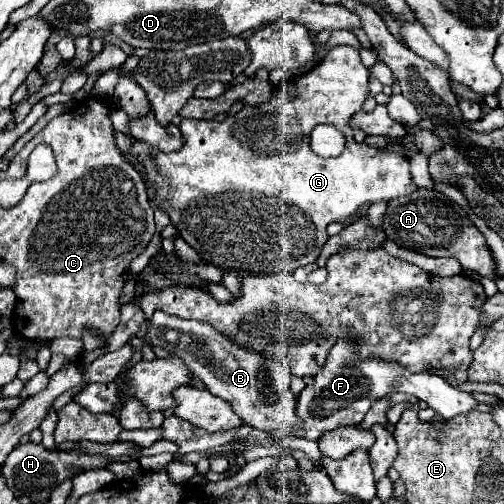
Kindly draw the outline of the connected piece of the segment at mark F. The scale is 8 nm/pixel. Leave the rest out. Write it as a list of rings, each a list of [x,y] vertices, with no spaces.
[[[339,338],[329,350],[323,368],[313,376],[313,380],[305,386],[305,390],[299,396],[297,416],[301,416],[301,422],[303,422],[301,438],[317,440],[323,432],[333,430],[337,426],[359,424],[375,400],[393,392],[417,396],[421,402],[425,402],[445,420],[457,414],[471,412],[477,404],[471,394],[457,390],[455,386],[447,384],[441,376],[435,376],[429,372],[411,374],[403,370],[397,362],[387,362],[381,358],[361,358],[351,338]]]

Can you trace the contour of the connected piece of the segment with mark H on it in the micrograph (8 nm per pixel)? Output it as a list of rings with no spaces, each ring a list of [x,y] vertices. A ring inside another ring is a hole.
[[[31,441],[21,444],[19,443],[7,456],[5,464],[3,464],[3,476],[5,476],[5,484],[9,486],[9,490],[15,496],[27,496],[31,498],[31,502],[43,502],[51,496],[51,492],[67,478],[73,478],[75,474],[87,472],[87,470],[99,470],[99,468],[107,468],[107,464],[111,462],[129,462],[133,458],[137,458],[139,452],[131,452],[131,454],[123,454],[117,458],[111,458],[107,454],[85,454],[85,452],[57,452],[57,450],[47,450],[41,443],[36,444]],[[91,458],[109,458],[109,460],[91,460]]]

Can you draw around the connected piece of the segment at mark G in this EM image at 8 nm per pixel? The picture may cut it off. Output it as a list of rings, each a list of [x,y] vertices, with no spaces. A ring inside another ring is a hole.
[[[335,46],[327,52],[327,56],[309,72],[305,72],[303,76],[297,76],[297,78],[291,78],[289,82],[285,80],[283,84],[277,86],[277,92],[263,104],[259,106],[245,106],[241,112],[237,114],[229,114],[223,122],[217,122],[217,120],[181,120],[179,124],[179,130],[183,134],[183,146],[181,150],[177,152],[153,152],[153,146],[147,144],[147,142],[141,142],[141,140],[133,140],[131,146],[129,146],[129,156],[137,162],[137,156],[143,156],[143,154],[149,154],[155,162],[155,168],[157,172],[167,180],[169,184],[169,194],[167,194],[167,202],[169,202],[169,208],[167,208],[167,214],[171,218],[171,224],[177,228],[177,234],[209,264],[217,264],[217,268],[223,268],[223,270],[239,270],[239,272],[245,272],[245,274],[251,274],[251,276],[257,276],[257,274],[289,274],[293,270],[297,270],[299,266],[307,266],[307,264],[313,264],[317,260],[317,252],[323,248],[325,240],[327,240],[327,224],[329,222],[343,222],[347,218],[351,218],[359,208],[363,206],[369,206],[369,204],[375,204],[375,202],[389,202],[393,198],[399,198],[399,196],[409,196],[411,192],[417,190],[415,182],[413,182],[413,176],[411,176],[411,170],[409,170],[409,160],[399,154],[399,152],[391,152],[391,150],[375,150],[375,148],[369,148],[367,144],[359,144],[353,140],[353,130],[349,128],[349,118],[361,110],[365,98],[367,98],[367,92],[369,92],[369,70],[361,64],[359,60],[359,52],[351,46]],[[317,124],[333,124],[343,136],[345,136],[345,150],[337,156],[337,158],[321,158],[317,156],[311,146],[309,146],[309,138],[311,138],[311,132]]]

